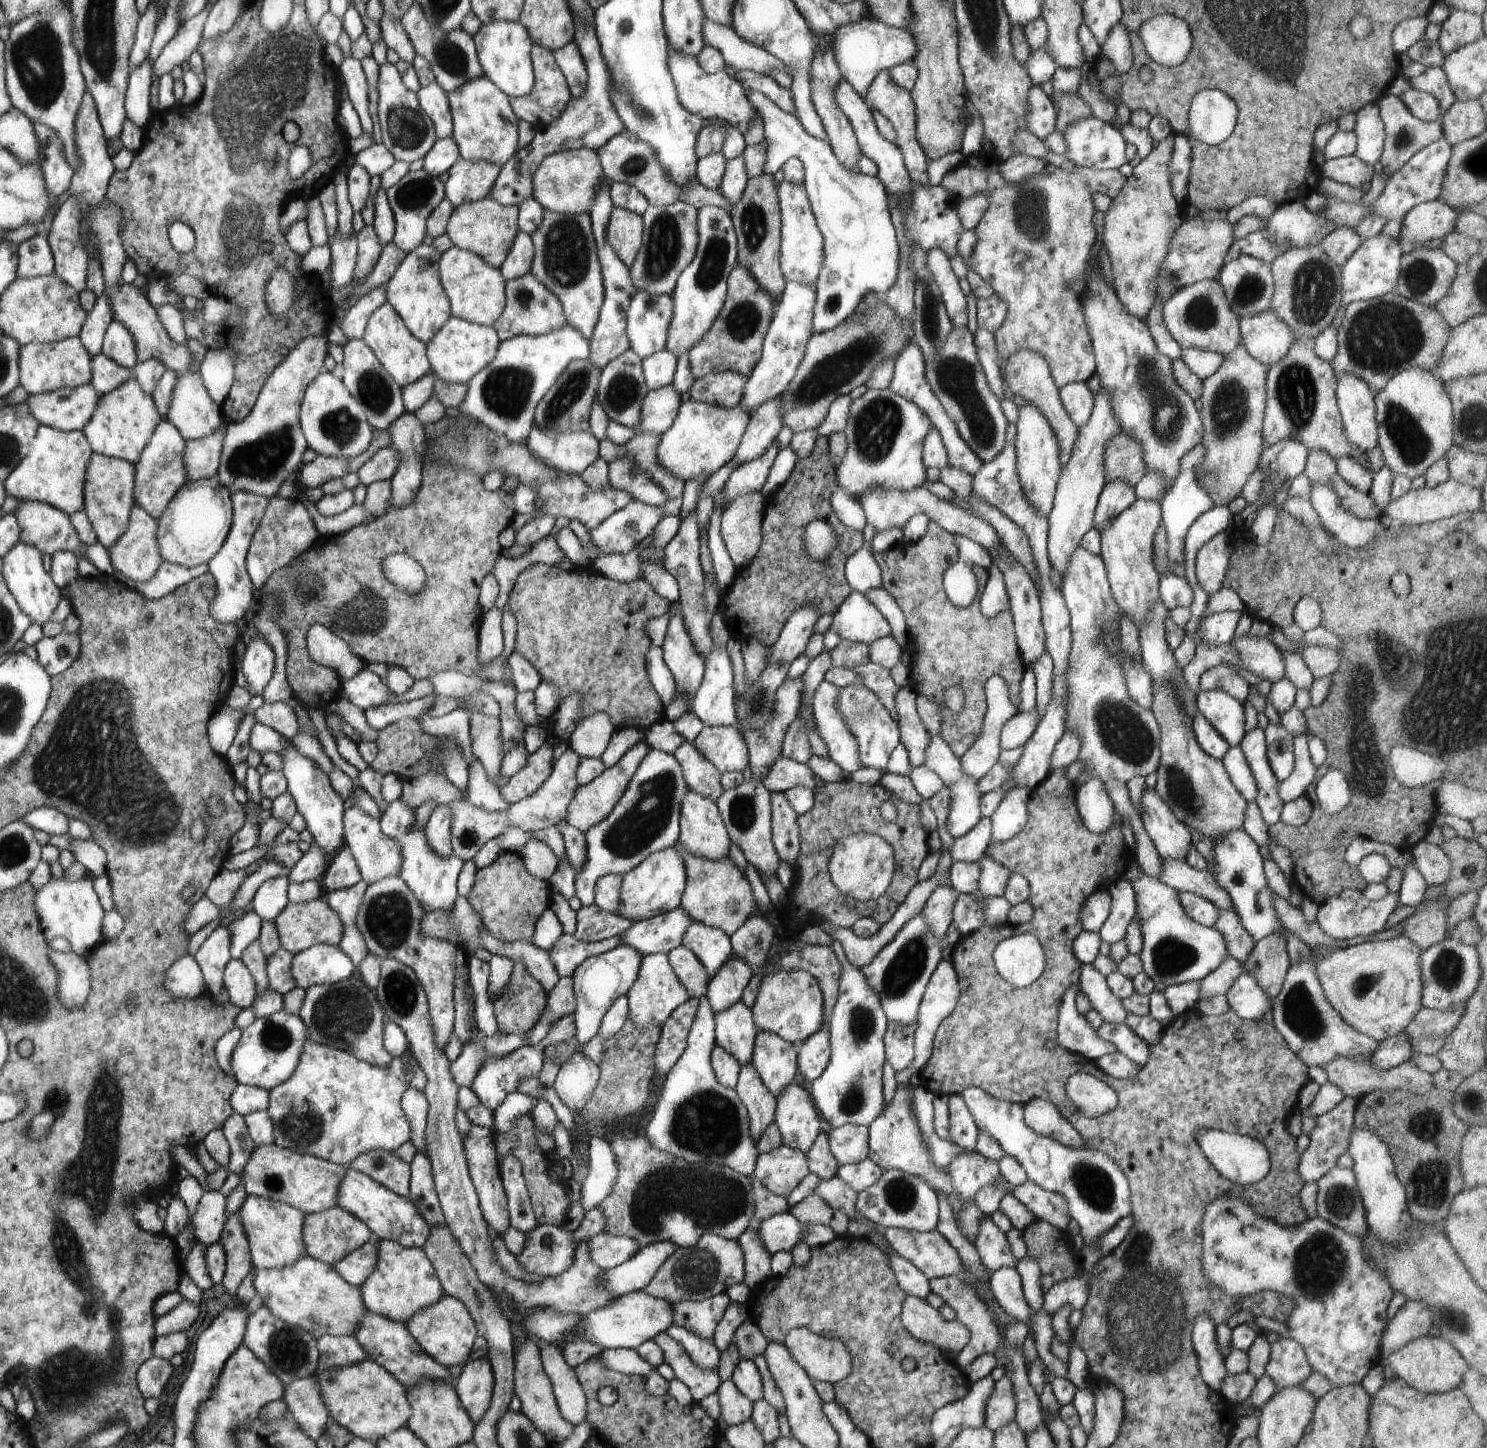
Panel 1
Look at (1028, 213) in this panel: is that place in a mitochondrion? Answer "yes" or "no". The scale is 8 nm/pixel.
yes

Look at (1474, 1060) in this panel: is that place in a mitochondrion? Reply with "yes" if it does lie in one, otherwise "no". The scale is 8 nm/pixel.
no

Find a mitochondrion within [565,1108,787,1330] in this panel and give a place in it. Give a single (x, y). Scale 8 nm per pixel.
(649, 1206)

